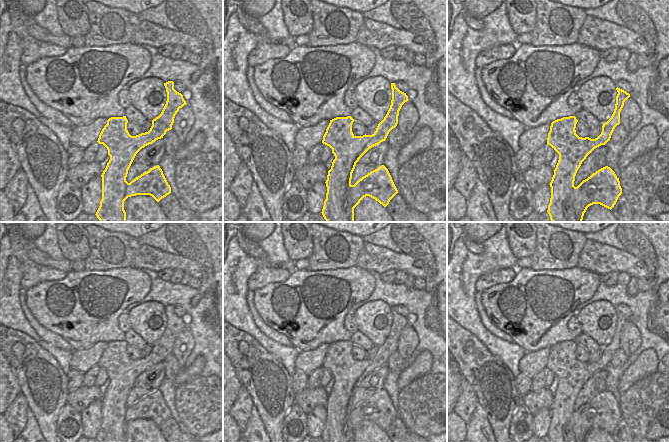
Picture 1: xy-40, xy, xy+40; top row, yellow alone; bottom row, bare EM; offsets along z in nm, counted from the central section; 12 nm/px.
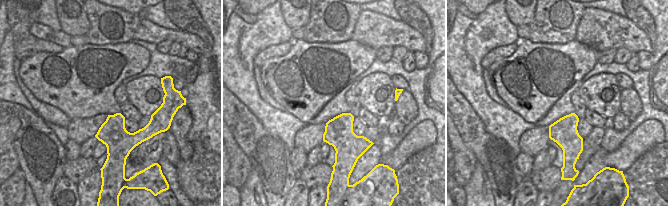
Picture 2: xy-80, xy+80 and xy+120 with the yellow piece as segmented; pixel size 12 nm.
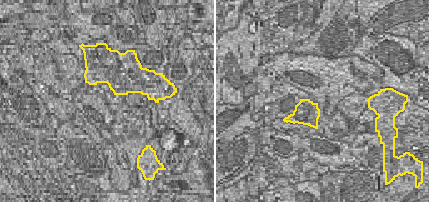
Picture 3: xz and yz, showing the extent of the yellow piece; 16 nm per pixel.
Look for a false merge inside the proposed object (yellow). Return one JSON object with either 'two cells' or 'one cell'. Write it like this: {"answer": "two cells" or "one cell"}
{"answer": "two cells"}

